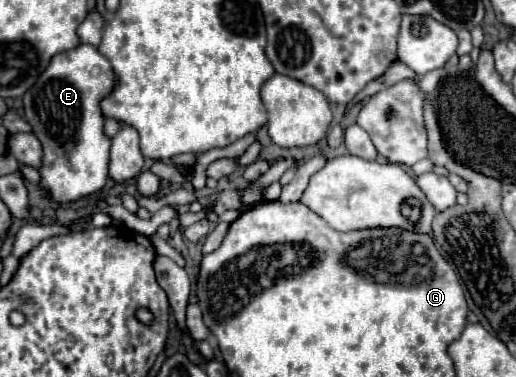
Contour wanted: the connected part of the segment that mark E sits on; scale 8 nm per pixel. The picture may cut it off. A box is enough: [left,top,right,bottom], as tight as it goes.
[24,44,118,202]

